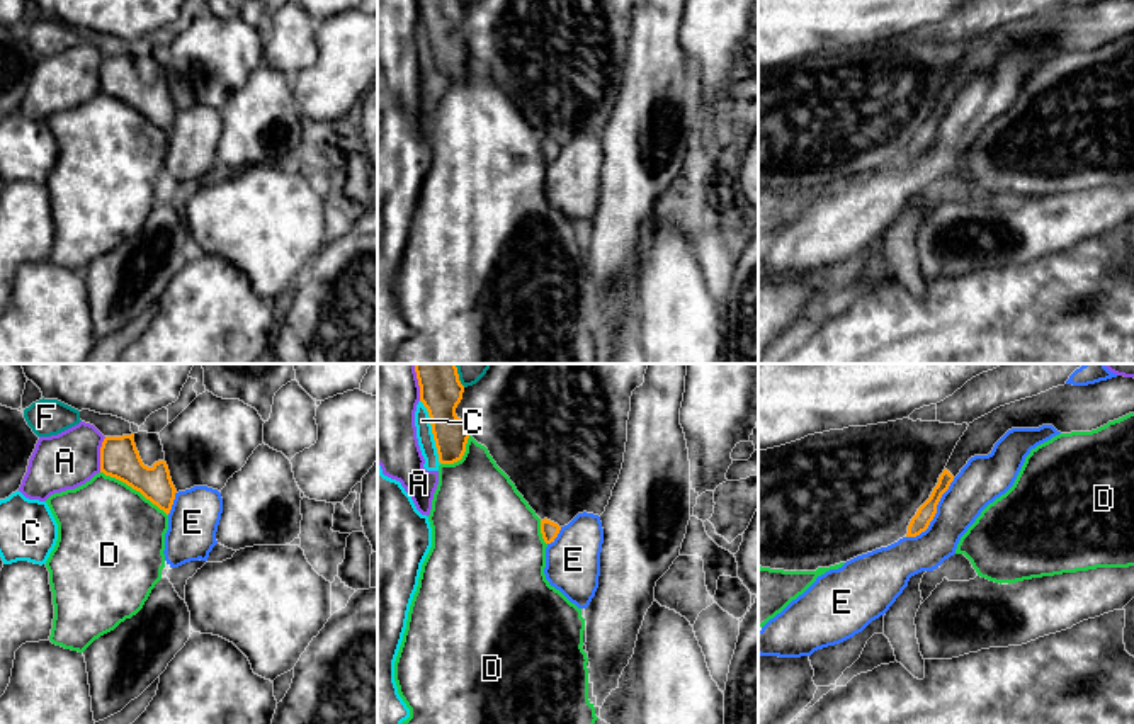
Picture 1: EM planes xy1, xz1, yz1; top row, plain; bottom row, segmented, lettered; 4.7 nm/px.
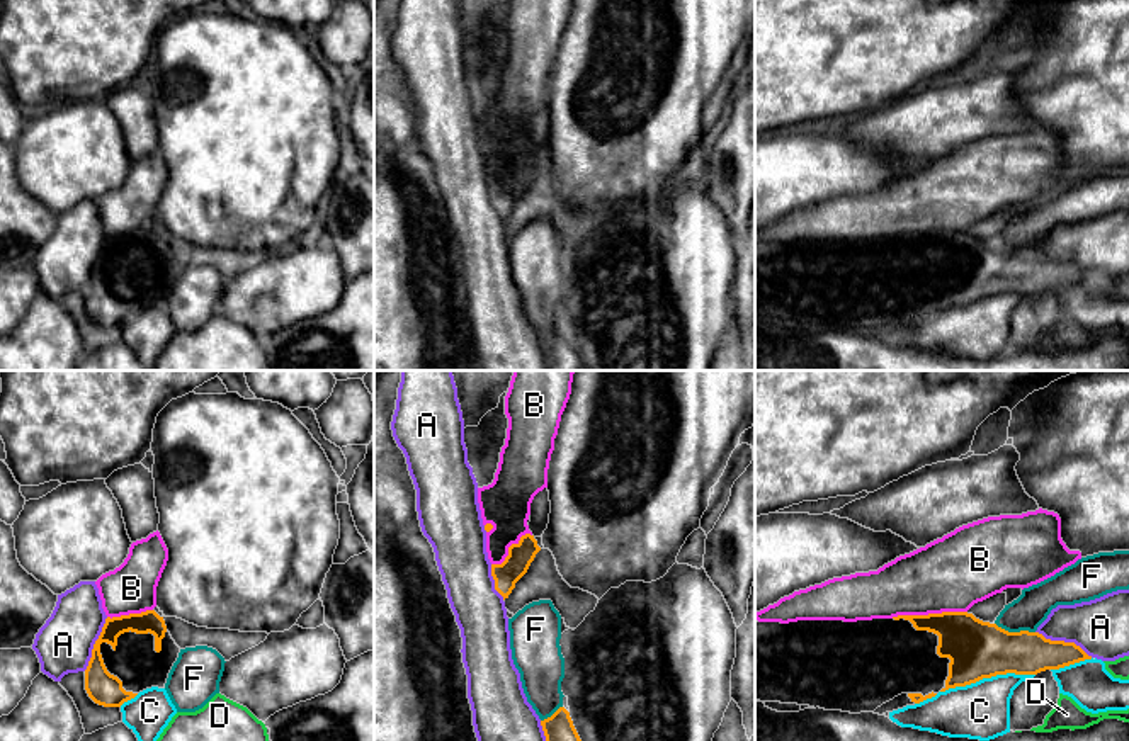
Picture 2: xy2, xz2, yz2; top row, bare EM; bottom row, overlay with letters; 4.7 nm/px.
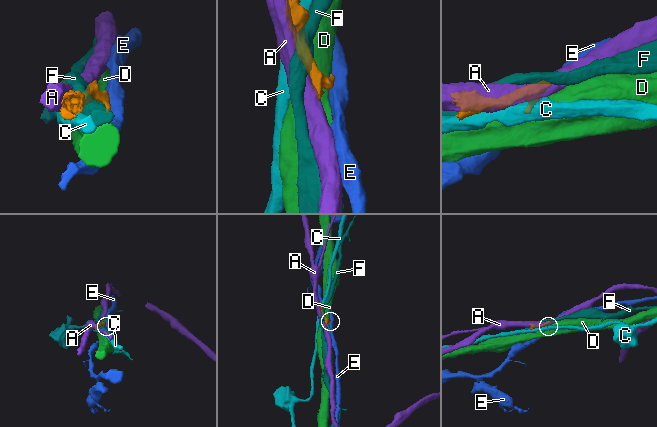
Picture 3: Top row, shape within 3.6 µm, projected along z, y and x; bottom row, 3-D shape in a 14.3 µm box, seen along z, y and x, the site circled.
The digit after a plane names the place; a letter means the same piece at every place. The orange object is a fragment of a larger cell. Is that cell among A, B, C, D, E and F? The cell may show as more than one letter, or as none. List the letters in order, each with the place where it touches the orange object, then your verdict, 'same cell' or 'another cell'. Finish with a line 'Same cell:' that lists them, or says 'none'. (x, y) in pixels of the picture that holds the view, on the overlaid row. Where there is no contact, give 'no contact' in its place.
A: contact yz2 (1063, 641); another cell
B: contact yz2 (929, 614); another cell
C: contact yz2 (987, 677); another cell
D: contact xy1 (135, 488); another cell
E: contact yz1 (935, 512); another cell
F: contact yz2 (1015, 633); another cell
Same cell: none

